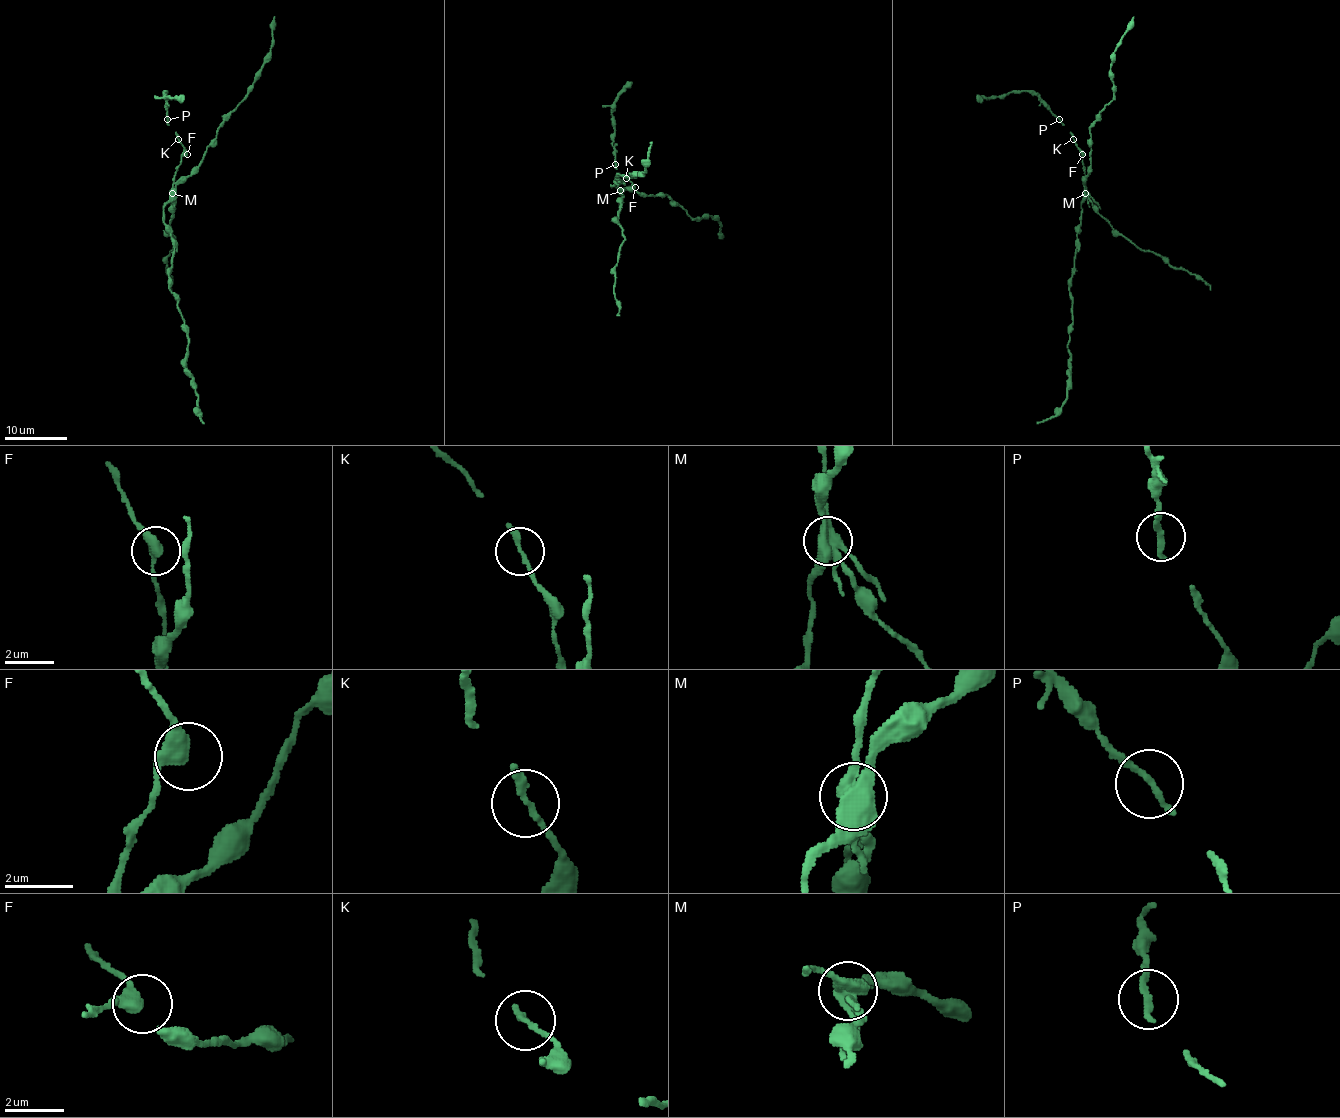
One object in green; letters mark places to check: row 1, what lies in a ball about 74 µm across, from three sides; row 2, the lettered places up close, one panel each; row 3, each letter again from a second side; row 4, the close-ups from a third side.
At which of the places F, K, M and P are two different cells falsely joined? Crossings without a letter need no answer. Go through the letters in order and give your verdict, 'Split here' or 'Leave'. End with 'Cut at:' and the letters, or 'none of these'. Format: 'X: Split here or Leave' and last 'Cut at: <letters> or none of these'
F: Leave
K: Leave
M: Split here
P: Split here
Cut at: M, P

